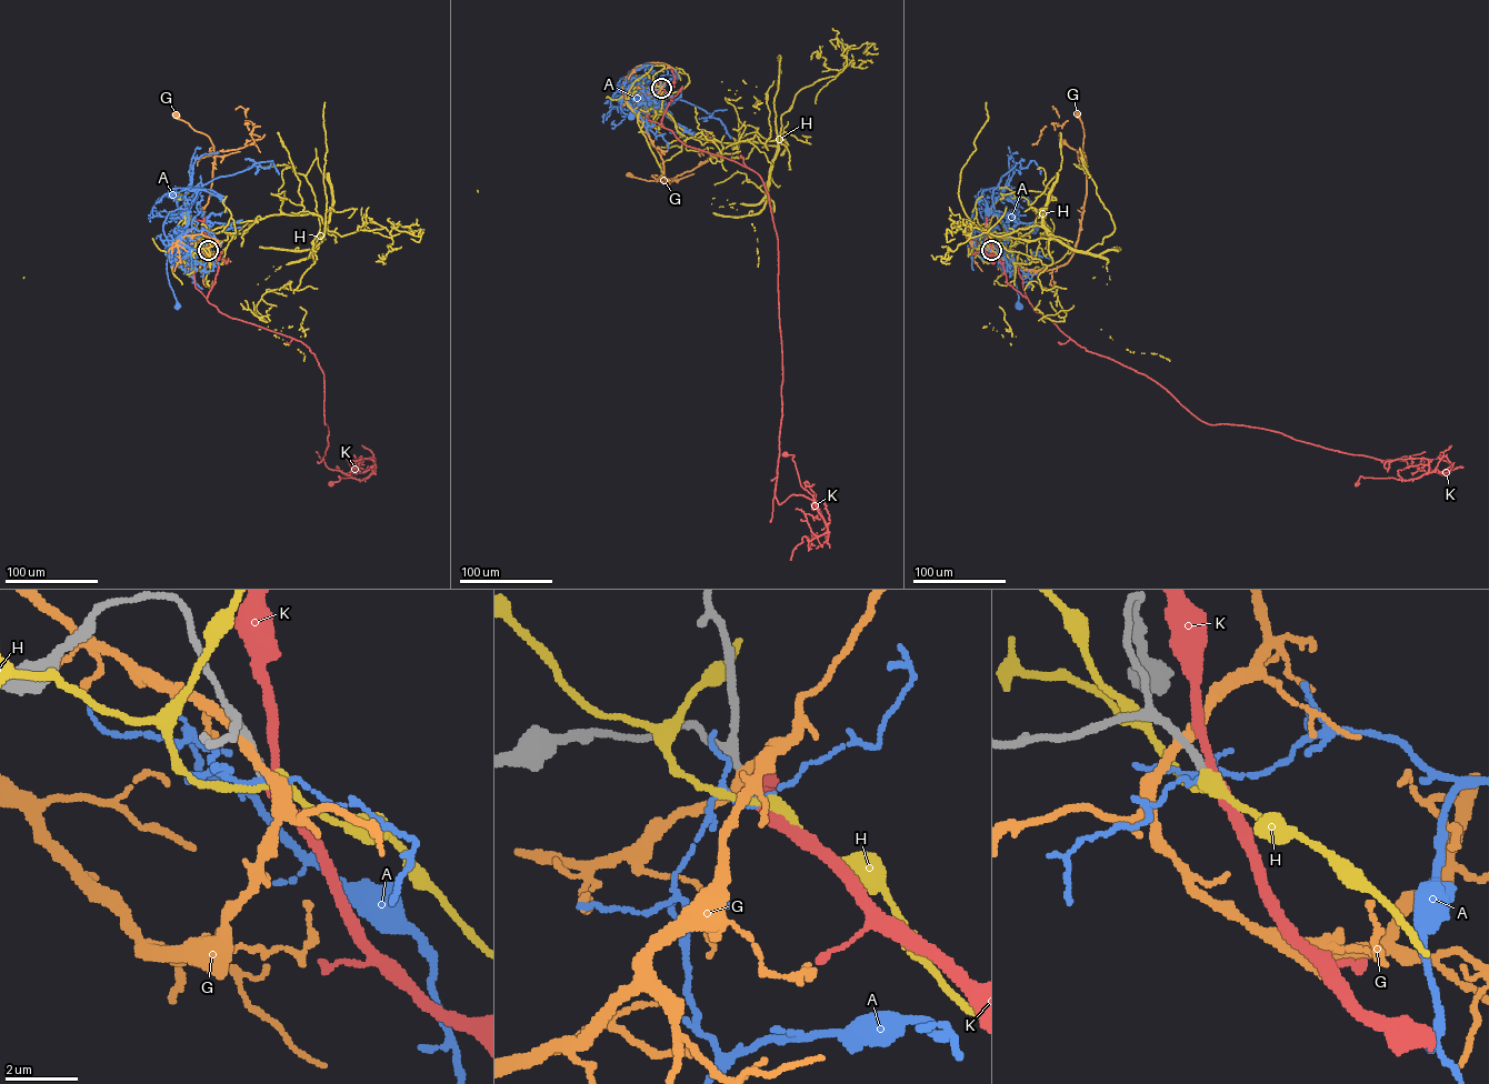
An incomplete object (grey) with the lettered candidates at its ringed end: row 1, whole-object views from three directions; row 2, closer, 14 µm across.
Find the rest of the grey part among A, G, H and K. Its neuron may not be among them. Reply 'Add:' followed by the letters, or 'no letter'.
Add: K

